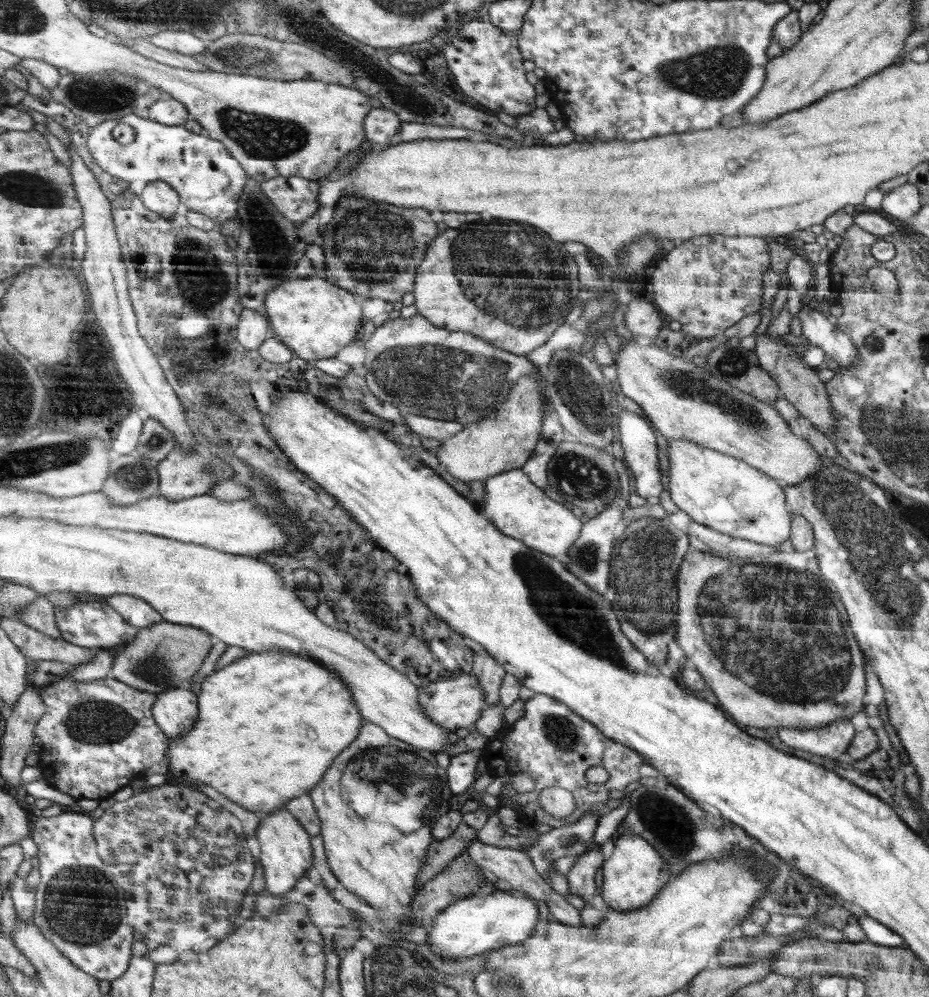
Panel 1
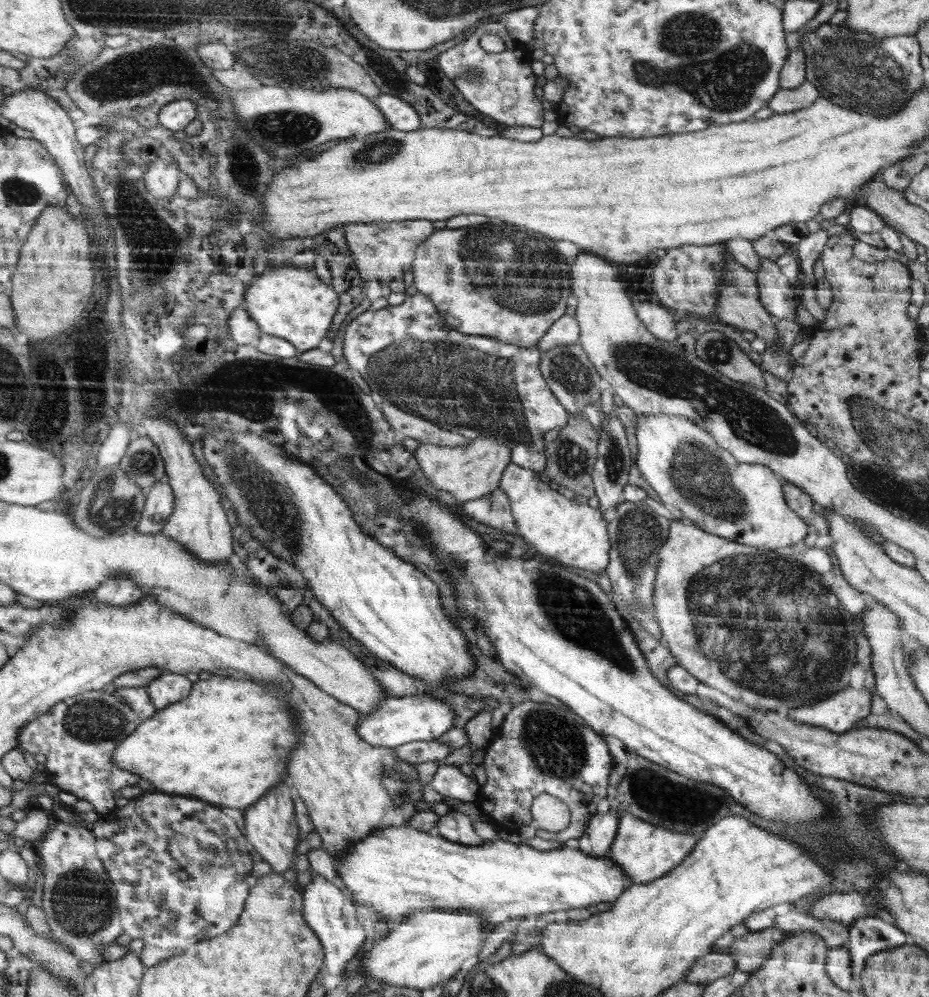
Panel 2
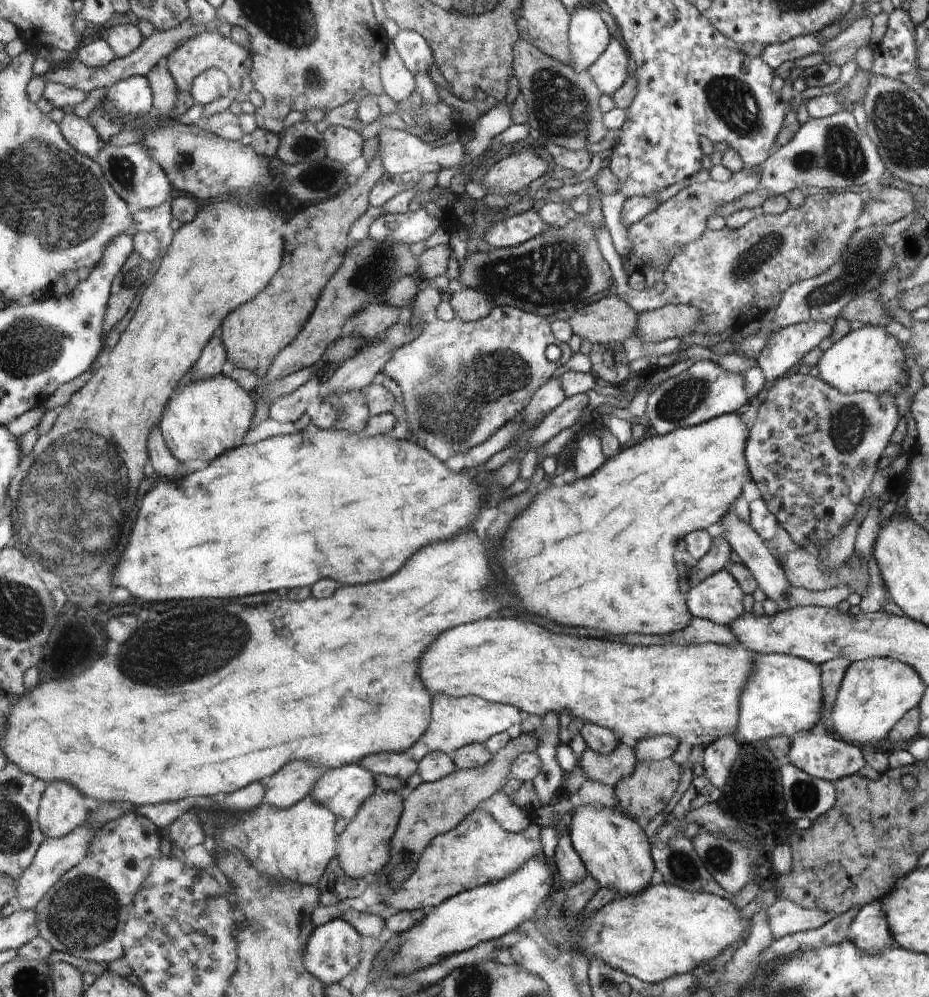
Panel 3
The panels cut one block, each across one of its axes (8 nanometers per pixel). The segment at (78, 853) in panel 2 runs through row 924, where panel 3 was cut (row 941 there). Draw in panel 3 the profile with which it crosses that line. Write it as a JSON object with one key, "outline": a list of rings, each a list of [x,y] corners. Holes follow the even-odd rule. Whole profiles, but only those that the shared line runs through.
{"outline":[[[130,811],[123,817],[111,820],[98,830],[88,856],[74,869],[66,873],[54,889],[43,898],[37,908],[41,936],[49,940],[60,952],[68,952],[76,958],[96,962],[111,962],[123,958],[126,953],[124,939],[132,907],[143,889],[146,877],[155,861],[162,855],[161,828],[150,818]]]}

